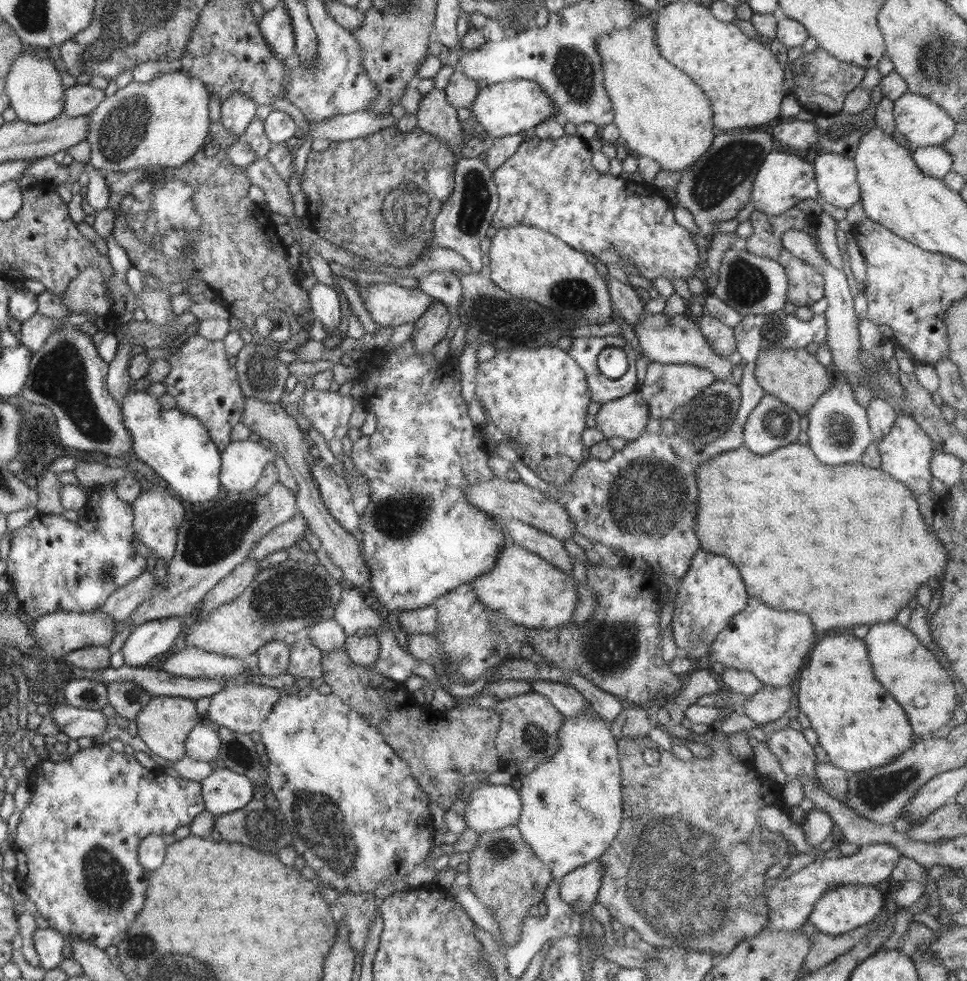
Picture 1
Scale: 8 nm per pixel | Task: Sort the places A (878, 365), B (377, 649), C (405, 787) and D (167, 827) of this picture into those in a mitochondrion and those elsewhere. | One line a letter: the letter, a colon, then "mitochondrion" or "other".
A: other
B: other
C: other
D: other

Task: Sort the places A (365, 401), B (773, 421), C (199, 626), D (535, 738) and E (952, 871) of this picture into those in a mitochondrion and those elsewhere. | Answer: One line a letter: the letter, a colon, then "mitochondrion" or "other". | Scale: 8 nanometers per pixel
A: other
B: mitochondrion
C: other
D: mitochondrion
E: other

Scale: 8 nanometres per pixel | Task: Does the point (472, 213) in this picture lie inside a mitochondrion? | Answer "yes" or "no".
yes

